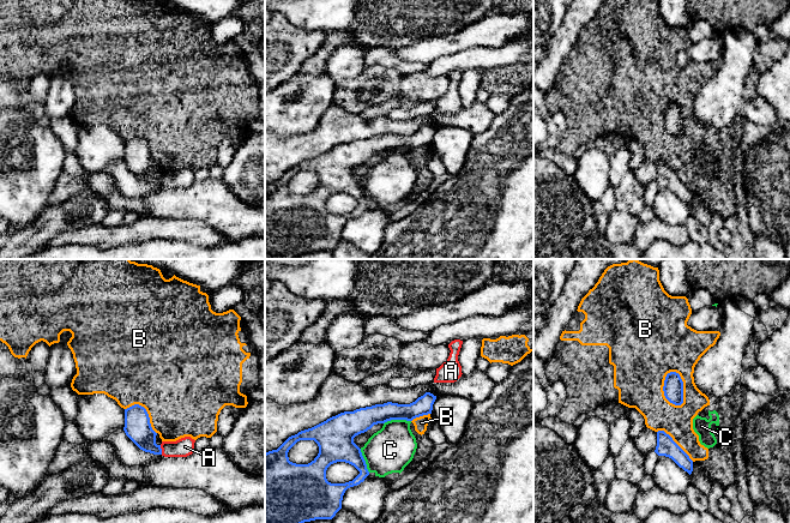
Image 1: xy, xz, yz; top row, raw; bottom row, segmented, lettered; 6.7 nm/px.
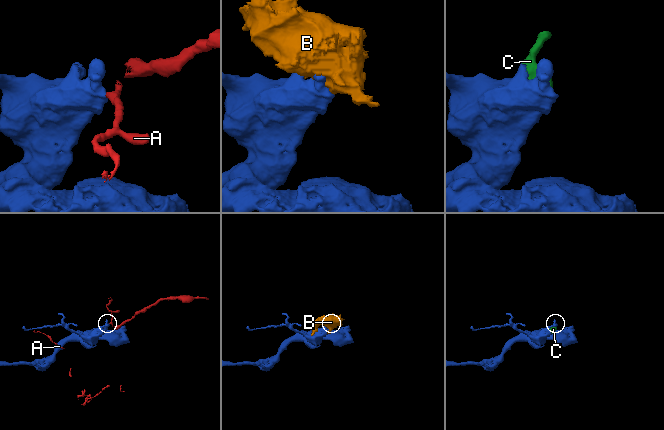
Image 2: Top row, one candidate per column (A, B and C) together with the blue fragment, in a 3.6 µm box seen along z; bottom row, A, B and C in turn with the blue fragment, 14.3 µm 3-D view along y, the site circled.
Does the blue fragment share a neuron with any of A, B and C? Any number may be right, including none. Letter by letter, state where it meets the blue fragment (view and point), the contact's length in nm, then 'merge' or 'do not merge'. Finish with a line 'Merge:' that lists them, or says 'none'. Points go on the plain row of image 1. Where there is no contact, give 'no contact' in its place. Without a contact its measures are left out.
A: contact xy (161, 181); length 70 nm; do not merge
B: contact yz (682, 118); length 240 nm; do not merge
C: contact xz (397, 150); length 190 nm; merge
Merge: C

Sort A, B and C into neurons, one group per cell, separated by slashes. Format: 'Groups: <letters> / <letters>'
Groups: A / B / C

